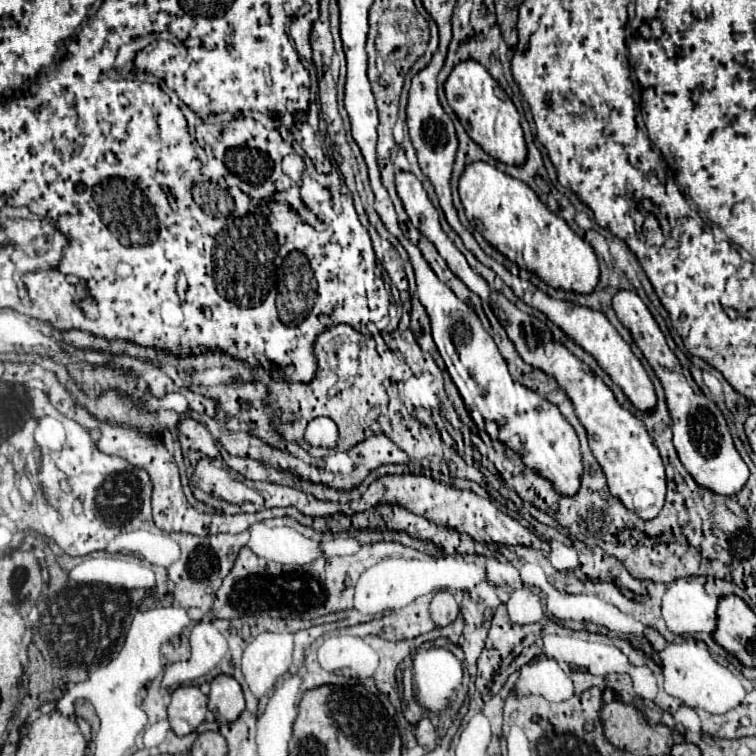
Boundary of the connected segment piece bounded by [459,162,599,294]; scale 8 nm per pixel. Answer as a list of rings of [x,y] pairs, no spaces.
[[[477,162],[465,168],[459,180],[459,196],[465,206],[467,220],[481,232],[483,238],[521,268],[535,272],[547,286],[577,294],[591,294],[599,282],[599,262],[593,248],[579,238],[565,220],[553,214],[537,194],[497,168]]]

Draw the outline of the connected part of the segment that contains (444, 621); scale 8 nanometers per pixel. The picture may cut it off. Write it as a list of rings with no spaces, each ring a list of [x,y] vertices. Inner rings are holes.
[[[447,590],[437,592],[433,602],[431,602],[431,618],[433,618],[433,622],[437,626],[449,626],[449,624],[455,622],[457,614],[459,614],[459,606],[457,606],[453,594],[447,592]]]

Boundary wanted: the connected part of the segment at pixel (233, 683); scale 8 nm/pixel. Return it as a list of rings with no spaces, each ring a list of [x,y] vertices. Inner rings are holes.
[[[217,676],[215,680],[211,680],[207,708],[215,714],[217,722],[223,722],[223,724],[235,722],[245,708],[239,682],[233,676]]]

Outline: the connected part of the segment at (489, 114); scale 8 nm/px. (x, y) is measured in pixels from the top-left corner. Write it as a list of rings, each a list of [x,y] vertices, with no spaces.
[[[475,60],[461,62],[453,68],[445,82],[447,102],[461,120],[465,132],[495,160],[507,166],[523,166],[527,160],[527,146],[519,124],[519,112],[505,90],[493,80],[493,76]]]

